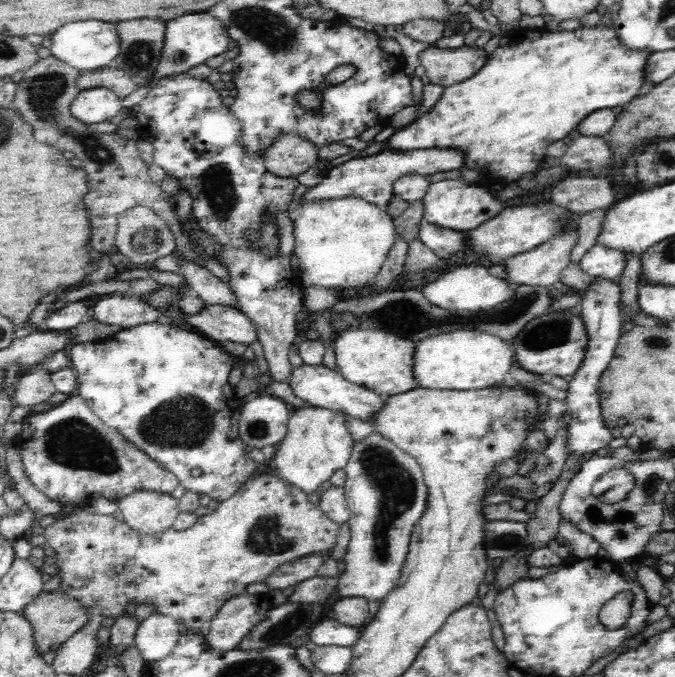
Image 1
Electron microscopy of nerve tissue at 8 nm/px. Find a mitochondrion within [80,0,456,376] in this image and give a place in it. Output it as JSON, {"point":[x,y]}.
{"point":[275,33]}

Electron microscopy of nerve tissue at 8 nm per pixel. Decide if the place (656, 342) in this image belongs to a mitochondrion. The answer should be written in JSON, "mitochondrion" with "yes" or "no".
{"mitochondrion":"yes"}

